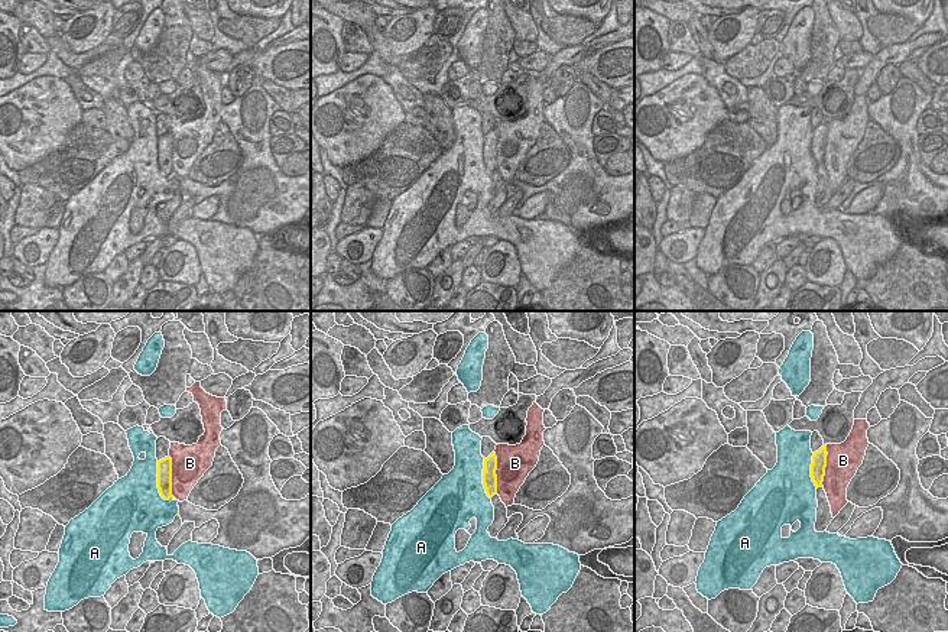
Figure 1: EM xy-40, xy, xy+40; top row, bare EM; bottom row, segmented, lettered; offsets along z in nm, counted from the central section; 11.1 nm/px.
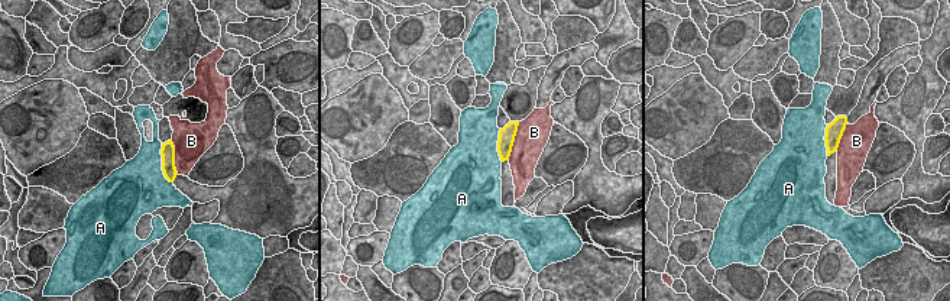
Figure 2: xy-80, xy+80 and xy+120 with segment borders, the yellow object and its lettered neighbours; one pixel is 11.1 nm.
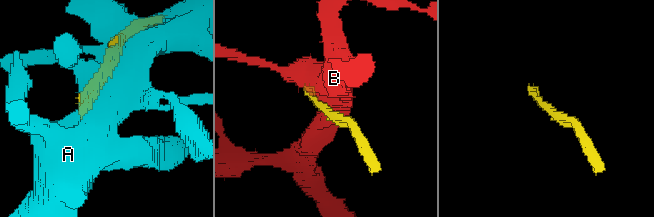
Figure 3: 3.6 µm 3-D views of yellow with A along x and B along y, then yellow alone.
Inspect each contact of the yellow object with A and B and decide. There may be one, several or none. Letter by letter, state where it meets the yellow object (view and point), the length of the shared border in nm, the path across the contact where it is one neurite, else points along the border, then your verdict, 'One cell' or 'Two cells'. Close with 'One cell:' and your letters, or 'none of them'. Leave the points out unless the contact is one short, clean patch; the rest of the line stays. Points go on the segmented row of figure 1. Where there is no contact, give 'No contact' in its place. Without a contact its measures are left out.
A: Touches yellow at xy-40 (158, 482). Shared border 460 nm. Two cells
B: Touches yellow at xy-40 (171, 476). Shared border 460 nm. Two cells
One cell: none of them.

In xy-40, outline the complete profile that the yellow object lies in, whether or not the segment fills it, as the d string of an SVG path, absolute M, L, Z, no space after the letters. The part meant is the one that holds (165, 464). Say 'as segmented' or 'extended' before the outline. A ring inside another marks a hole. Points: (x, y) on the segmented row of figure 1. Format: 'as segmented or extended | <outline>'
as segmented | M168 456L158 461L158 489L165 500L172 496L172 458Z

